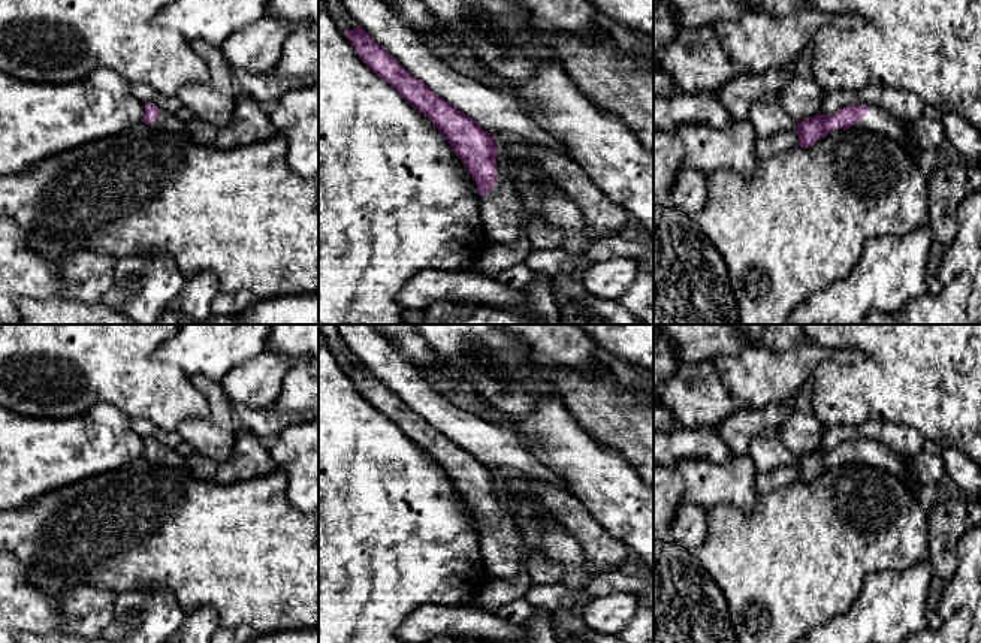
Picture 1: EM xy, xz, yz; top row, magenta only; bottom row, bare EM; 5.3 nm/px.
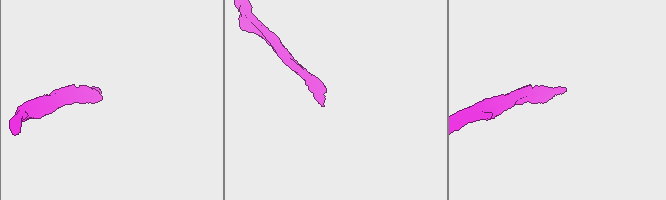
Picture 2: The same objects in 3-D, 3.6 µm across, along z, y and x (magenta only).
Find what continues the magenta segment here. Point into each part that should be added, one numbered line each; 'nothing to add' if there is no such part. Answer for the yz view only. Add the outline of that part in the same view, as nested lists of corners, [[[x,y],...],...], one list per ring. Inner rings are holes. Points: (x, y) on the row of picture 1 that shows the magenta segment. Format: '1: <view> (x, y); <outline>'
1: yz (878, 120); [[[870,105],[869,112],[861,118],[860,123],[849,126],[848,129],[864,129],[879,132],[890,136],[912,156],[912,145],[908,142],[908,124],[900,118],[891,115],[885,109]]]

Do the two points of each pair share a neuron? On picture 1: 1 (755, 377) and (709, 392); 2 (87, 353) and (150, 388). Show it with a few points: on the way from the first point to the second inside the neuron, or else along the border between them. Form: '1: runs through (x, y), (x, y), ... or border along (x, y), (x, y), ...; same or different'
1: border along (711, 361), (726, 388), (746, 405); different
2: runs through (102, 353), (135, 383); same

